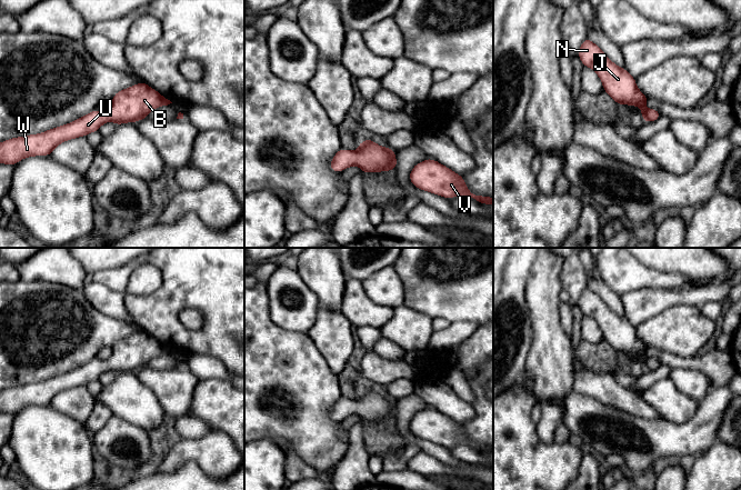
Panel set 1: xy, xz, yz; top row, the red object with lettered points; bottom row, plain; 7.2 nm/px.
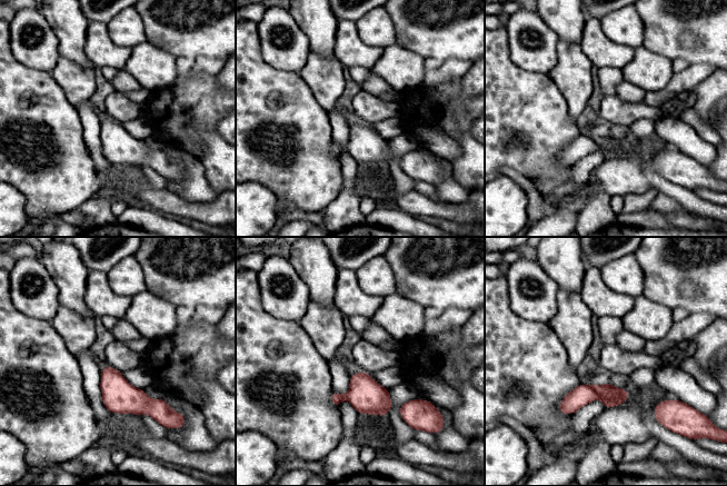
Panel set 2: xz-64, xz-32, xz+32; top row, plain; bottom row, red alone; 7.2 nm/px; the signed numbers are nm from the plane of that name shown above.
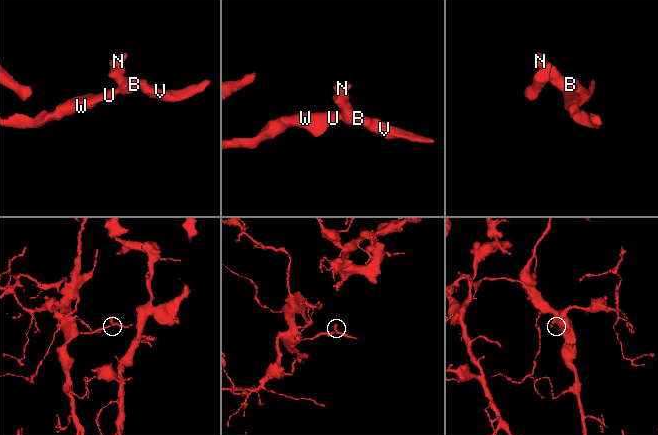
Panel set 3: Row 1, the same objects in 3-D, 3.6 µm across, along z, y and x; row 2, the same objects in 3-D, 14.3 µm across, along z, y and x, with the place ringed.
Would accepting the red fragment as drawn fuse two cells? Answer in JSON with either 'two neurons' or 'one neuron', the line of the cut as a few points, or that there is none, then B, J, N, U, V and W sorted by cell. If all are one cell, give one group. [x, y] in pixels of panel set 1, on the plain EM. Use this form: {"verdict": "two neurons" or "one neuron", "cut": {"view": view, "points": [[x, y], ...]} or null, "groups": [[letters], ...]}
{"verdict": "one neuron", "cut": null, "groups": [["B", "J", "N", "U", "V", "W"]]}

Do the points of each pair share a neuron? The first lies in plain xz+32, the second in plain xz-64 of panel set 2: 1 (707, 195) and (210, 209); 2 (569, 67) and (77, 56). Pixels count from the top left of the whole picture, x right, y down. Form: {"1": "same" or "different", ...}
{"1": "different", "2": "different"}

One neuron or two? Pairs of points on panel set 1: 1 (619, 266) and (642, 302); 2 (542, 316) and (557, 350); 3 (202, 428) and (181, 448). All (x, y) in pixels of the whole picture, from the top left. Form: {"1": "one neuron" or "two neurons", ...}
{"1": "two neurons", "2": "one neuron", "3": "two neurons"}

